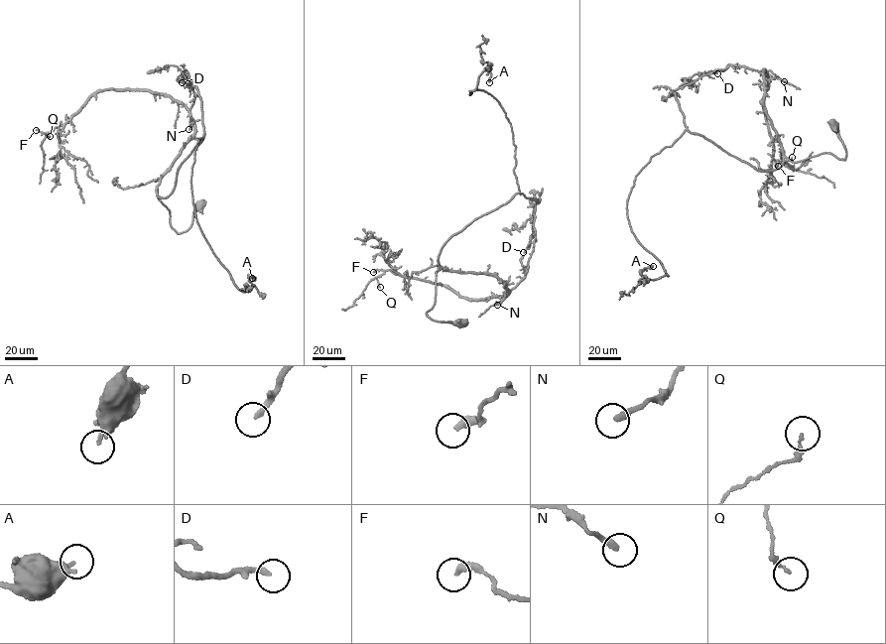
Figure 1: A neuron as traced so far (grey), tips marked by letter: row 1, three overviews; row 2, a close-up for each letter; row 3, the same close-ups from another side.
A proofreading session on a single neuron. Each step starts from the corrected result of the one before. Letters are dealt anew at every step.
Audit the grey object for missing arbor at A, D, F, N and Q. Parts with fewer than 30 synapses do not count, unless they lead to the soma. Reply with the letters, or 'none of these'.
D

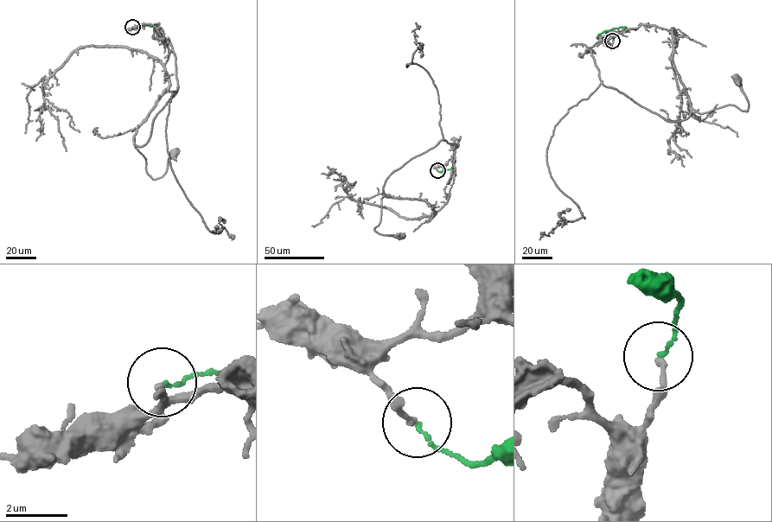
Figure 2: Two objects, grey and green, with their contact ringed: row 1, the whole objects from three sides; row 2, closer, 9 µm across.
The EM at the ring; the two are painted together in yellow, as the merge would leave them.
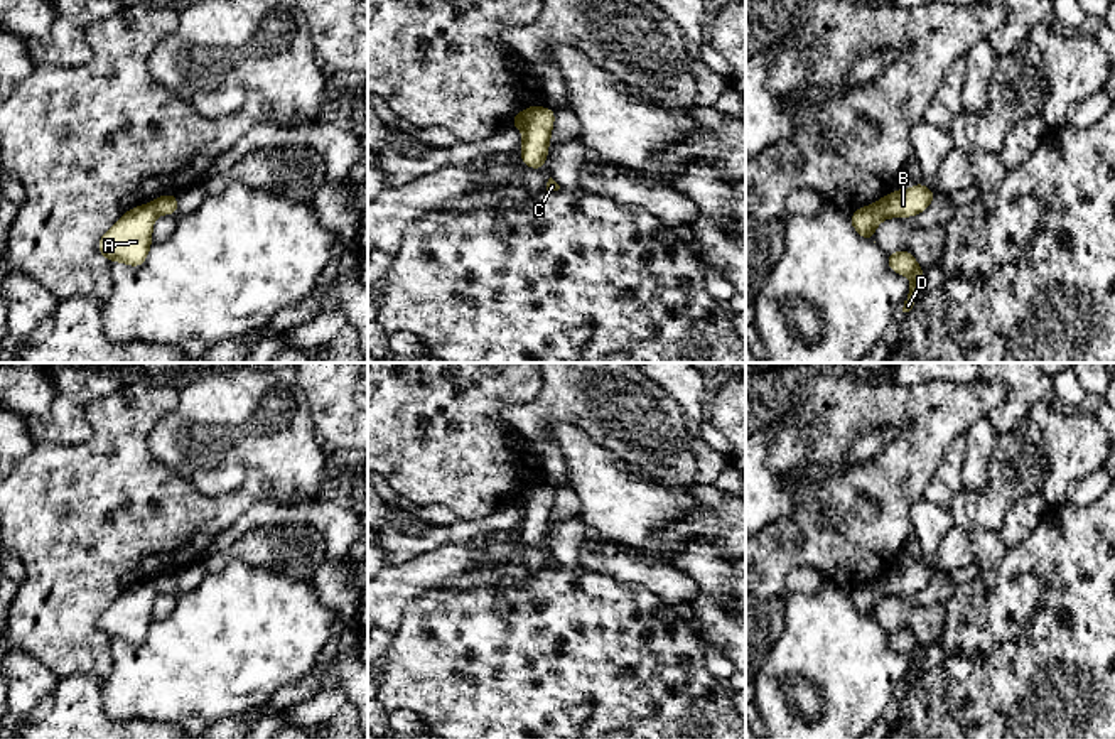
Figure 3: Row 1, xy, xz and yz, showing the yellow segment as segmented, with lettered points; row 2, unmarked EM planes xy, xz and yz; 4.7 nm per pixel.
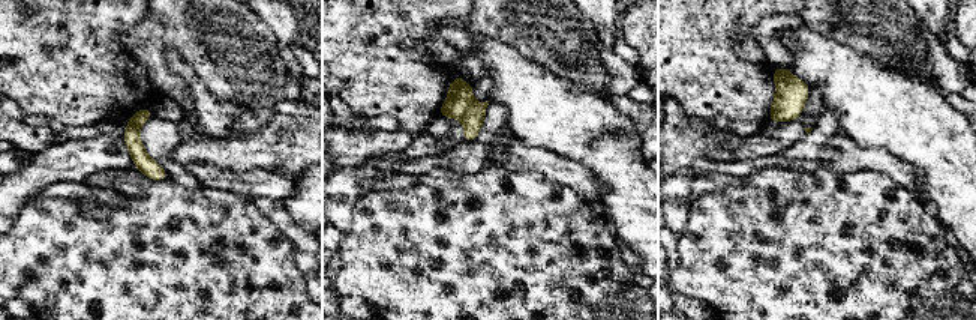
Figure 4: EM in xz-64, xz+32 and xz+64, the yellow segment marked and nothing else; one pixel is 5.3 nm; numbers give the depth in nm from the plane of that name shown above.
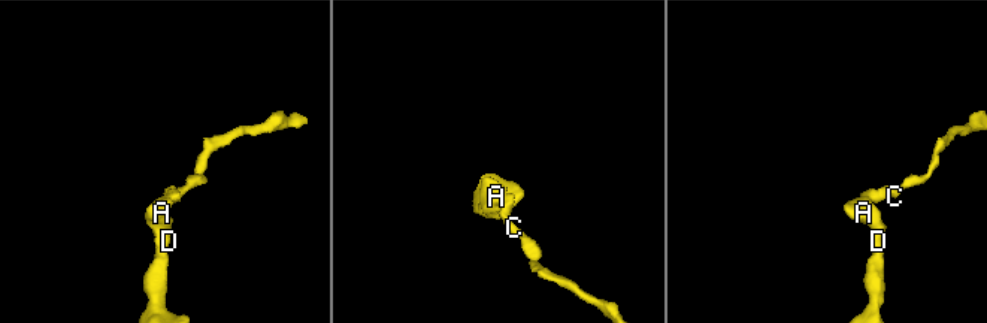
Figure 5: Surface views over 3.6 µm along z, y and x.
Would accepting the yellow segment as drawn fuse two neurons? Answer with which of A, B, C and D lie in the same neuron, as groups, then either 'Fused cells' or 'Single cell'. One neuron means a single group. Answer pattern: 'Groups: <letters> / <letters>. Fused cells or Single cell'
Groups: A D / B C. Fused cells

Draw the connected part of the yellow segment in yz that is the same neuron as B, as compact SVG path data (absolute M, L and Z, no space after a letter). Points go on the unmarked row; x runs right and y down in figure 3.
M916 560L908 569L892 569L889 574L875 579L872 584L879 585L886 596L914 596L933 580L935 570L928 567L924 562Z

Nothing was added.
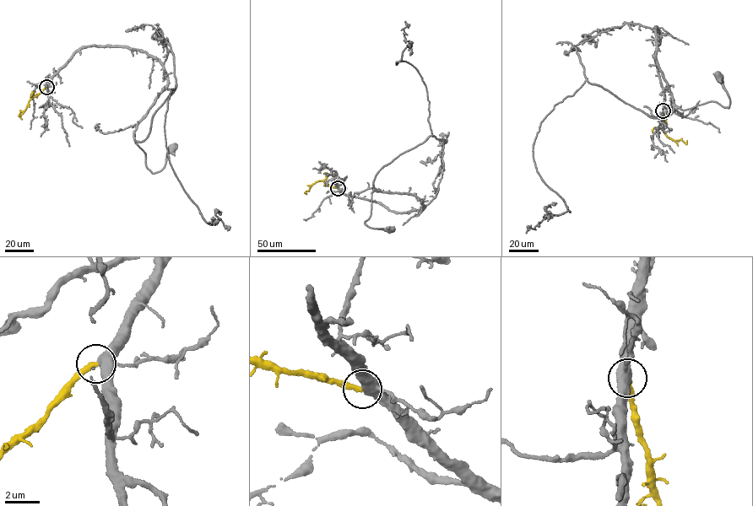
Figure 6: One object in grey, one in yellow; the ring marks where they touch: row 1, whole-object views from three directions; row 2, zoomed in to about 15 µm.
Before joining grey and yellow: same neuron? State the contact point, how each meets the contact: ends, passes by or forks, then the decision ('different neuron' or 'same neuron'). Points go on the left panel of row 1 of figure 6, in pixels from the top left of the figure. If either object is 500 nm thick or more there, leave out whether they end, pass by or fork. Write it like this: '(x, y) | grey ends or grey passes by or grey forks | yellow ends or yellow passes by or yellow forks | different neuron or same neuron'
(46, 87) | grey forks | yellow ends | same neuron

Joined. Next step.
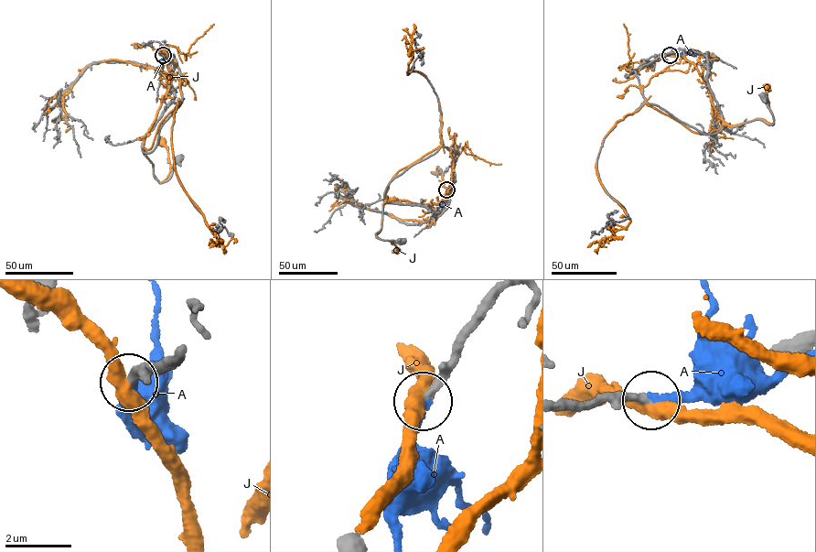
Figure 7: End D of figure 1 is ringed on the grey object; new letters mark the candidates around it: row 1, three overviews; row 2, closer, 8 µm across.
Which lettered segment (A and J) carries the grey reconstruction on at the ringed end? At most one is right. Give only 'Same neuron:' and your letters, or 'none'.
Same neuron: A

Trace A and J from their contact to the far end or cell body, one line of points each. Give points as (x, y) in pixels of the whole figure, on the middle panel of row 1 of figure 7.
A: (446, 189), (444, 201), (434, 210)
J: (446, 189), (437, 203), (393, 200), (383, 204), (376, 237), (390, 241), (396, 250)

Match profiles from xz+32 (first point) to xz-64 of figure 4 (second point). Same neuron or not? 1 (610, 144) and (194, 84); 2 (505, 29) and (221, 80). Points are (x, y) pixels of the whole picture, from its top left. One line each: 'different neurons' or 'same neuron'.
1: same neuron
2: same neuron

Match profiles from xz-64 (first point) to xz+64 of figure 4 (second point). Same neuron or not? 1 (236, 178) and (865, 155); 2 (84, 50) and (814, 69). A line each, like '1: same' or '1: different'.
1: same
2: different

